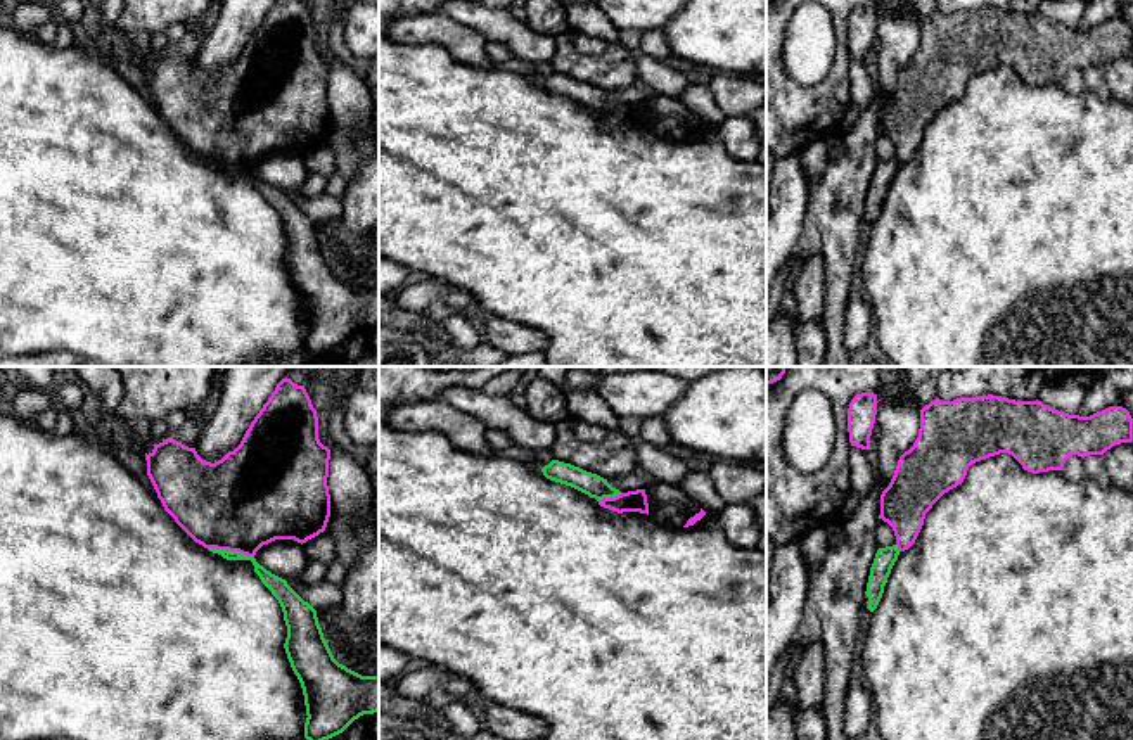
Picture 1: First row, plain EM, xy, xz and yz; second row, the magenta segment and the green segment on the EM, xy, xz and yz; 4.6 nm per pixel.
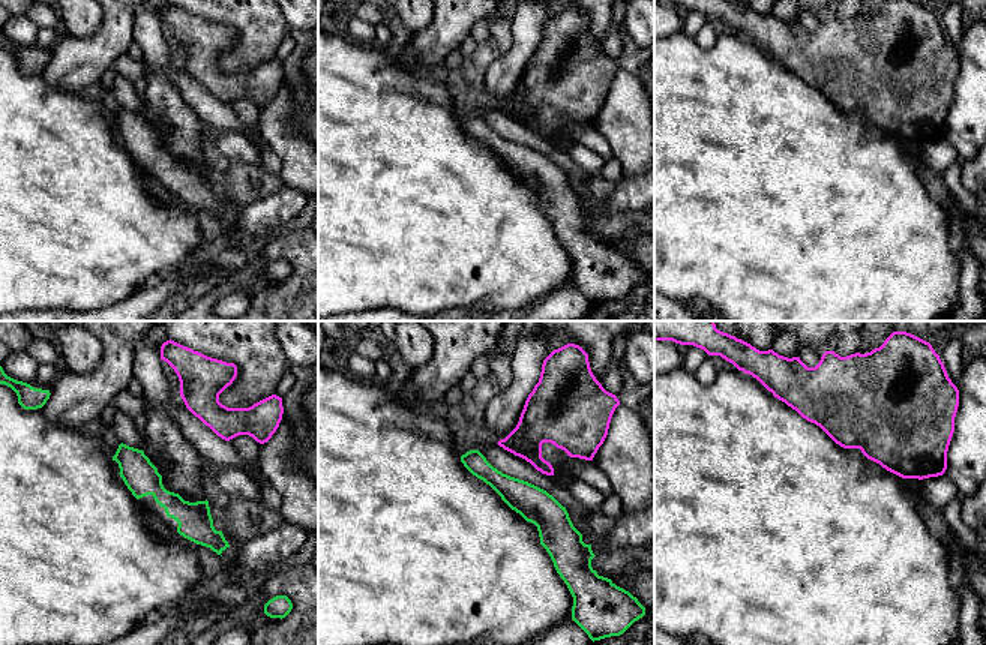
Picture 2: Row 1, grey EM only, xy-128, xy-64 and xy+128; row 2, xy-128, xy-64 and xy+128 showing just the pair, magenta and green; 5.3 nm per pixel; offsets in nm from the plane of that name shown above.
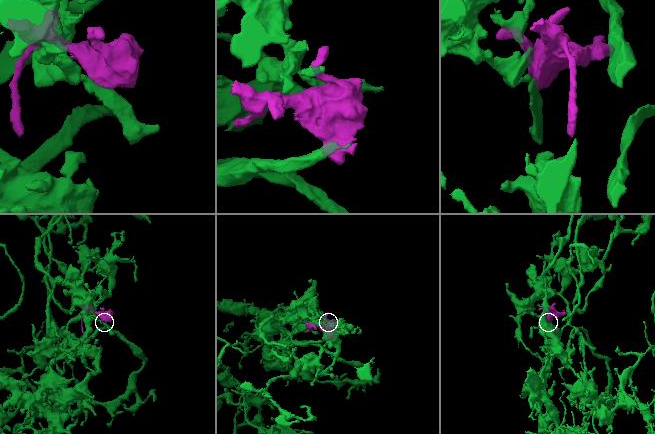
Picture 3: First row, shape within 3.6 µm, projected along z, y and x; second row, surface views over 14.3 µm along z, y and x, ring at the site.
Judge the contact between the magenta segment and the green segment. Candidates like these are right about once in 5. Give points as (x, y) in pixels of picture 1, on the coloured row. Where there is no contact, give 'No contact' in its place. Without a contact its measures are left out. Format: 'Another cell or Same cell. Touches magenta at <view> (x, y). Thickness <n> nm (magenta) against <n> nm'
Another cell. Touches magenta at xy (230, 550). Thickness 440 nm (magenta) against 70 nm

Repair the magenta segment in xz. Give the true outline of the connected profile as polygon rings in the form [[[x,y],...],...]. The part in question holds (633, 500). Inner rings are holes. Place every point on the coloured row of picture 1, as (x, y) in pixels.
[[[645,489],[621,493],[614,498],[597,500],[600,507],[609,508],[612,512],[640,512],[649,515],[649,503]]]

